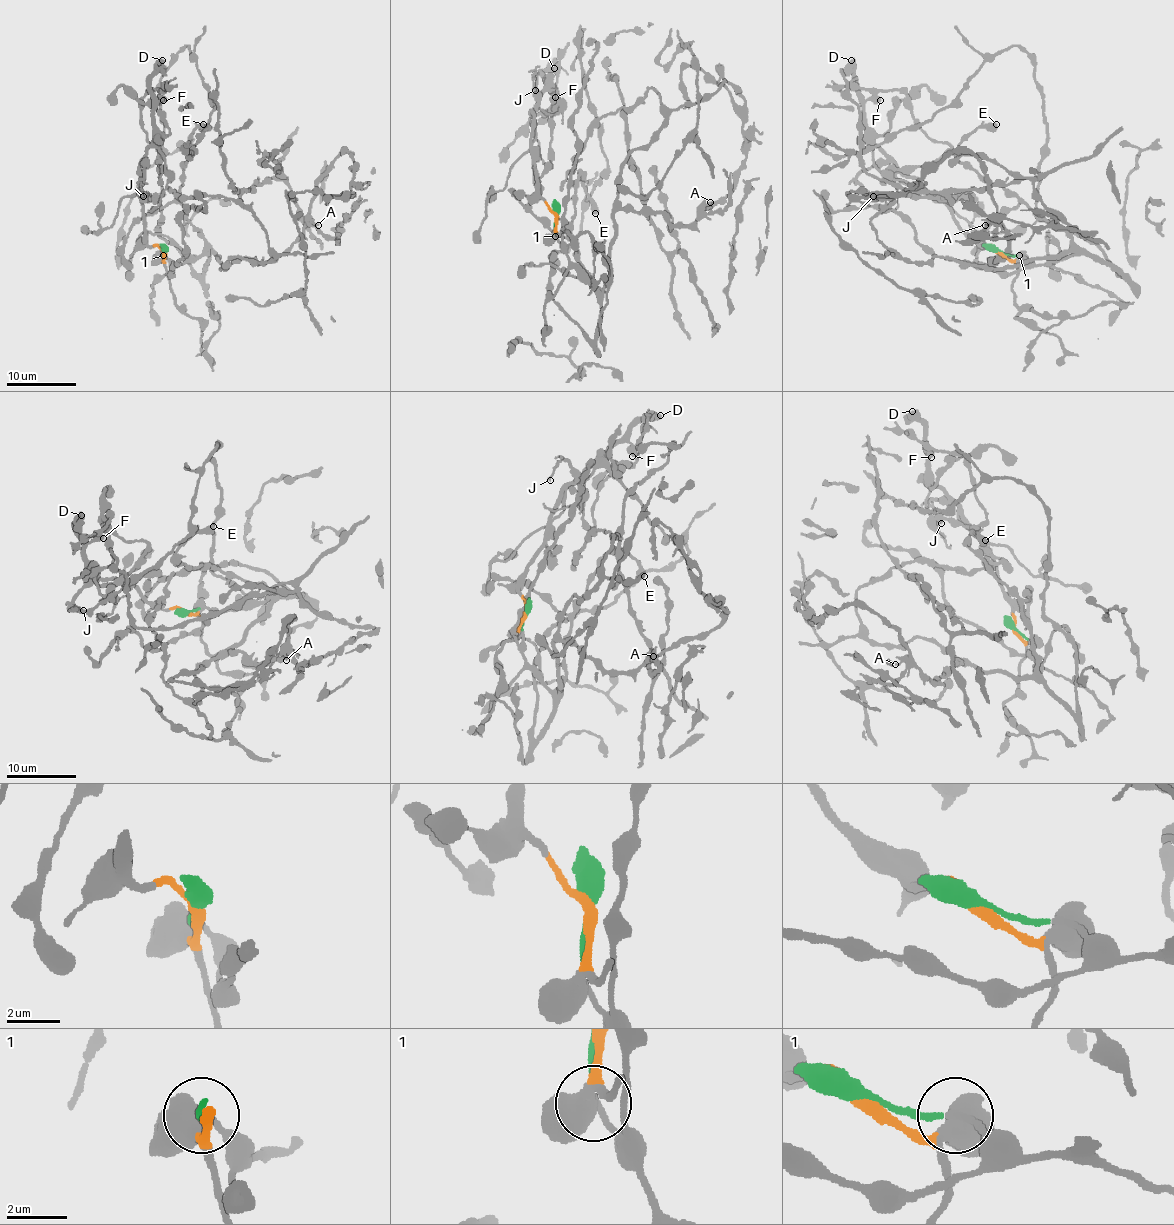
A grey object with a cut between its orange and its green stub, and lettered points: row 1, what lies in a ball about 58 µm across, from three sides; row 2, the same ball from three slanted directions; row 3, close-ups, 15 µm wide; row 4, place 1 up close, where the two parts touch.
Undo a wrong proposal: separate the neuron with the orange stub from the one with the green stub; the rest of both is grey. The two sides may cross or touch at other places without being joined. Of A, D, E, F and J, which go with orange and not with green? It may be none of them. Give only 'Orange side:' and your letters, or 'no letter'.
Orange side: D, F, J

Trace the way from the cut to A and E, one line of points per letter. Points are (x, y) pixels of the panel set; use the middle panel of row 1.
A: (556, 215), (554, 236), (568, 261), (601, 288), (615, 212), (662, 214), (691, 224), (710, 202)
E: (556, 215), (554, 236), (568, 262), (596, 288), (570, 236), (575, 181), (580, 175), (596, 214)

